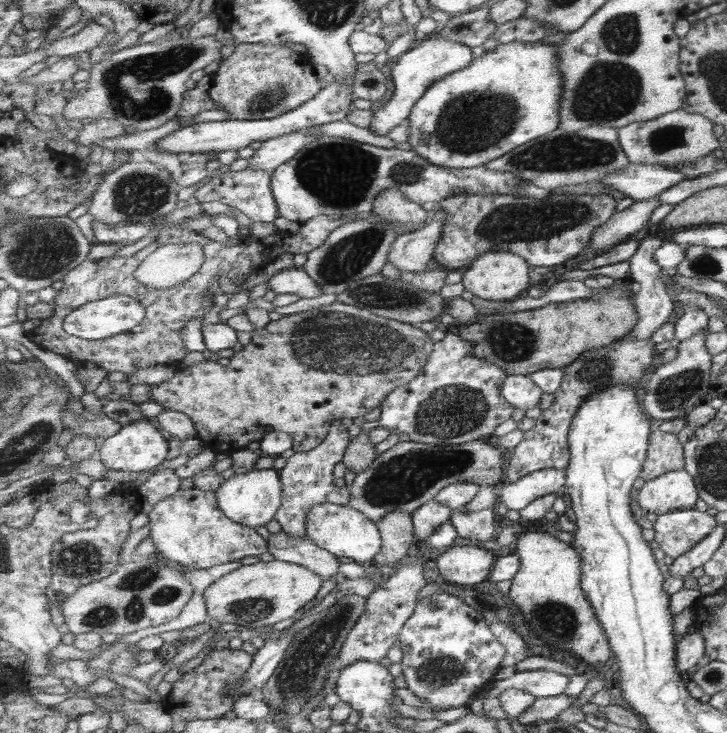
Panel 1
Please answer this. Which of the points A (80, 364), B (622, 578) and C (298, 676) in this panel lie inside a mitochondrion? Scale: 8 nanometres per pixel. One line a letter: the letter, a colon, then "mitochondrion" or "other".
A: other
B: other
C: mitochondrion

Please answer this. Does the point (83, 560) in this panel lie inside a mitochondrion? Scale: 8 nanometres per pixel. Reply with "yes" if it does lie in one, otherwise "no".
yes

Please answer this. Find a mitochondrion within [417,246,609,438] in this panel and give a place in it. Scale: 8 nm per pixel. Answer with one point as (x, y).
(511, 342)

